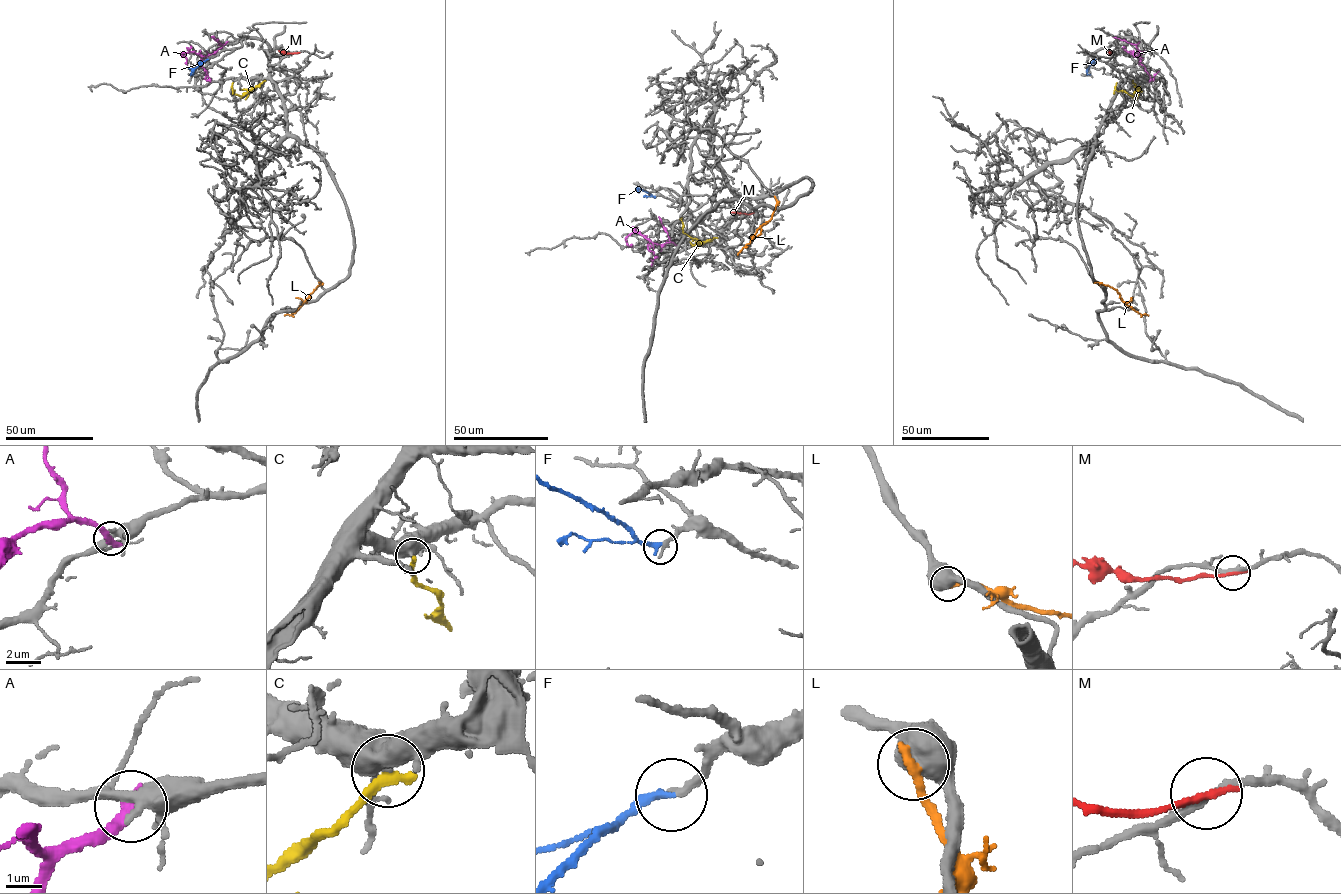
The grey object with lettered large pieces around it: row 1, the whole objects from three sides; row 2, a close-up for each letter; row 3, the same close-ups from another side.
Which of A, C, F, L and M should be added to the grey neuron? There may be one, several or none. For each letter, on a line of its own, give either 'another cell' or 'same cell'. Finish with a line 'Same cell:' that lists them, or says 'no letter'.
A: another cell
C: another cell
F: same cell
L: another cell
M: another cell
Same cell: F

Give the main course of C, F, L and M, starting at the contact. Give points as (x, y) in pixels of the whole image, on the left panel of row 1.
C: (264, 80), (241, 96), (234, 93), (233, 83)
F: (208, 59), (193, 74)
L: (319, 282), (295, 312), (284, 315)
M: (298, 53), (279, 51)

